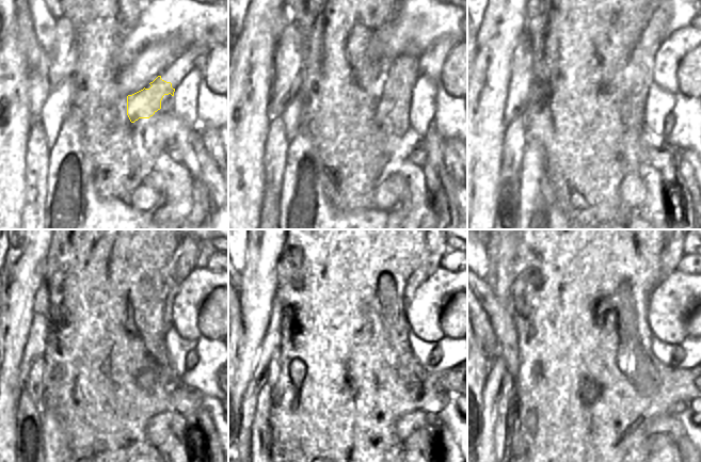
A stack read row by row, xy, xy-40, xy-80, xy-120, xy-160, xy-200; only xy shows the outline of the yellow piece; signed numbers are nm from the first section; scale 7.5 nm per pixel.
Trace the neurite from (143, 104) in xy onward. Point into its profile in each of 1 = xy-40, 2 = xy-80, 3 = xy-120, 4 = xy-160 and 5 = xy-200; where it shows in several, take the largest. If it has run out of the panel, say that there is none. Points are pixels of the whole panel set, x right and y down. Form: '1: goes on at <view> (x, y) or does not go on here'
1: goes on at xy-40 (404, 68)
2: goes on at xy-80 (641, 62)
3: goes on at xy-120 (185, 260)
4: goes on at xy-160 (430, 260)
5: goes on at xy-200 (673, 251)

